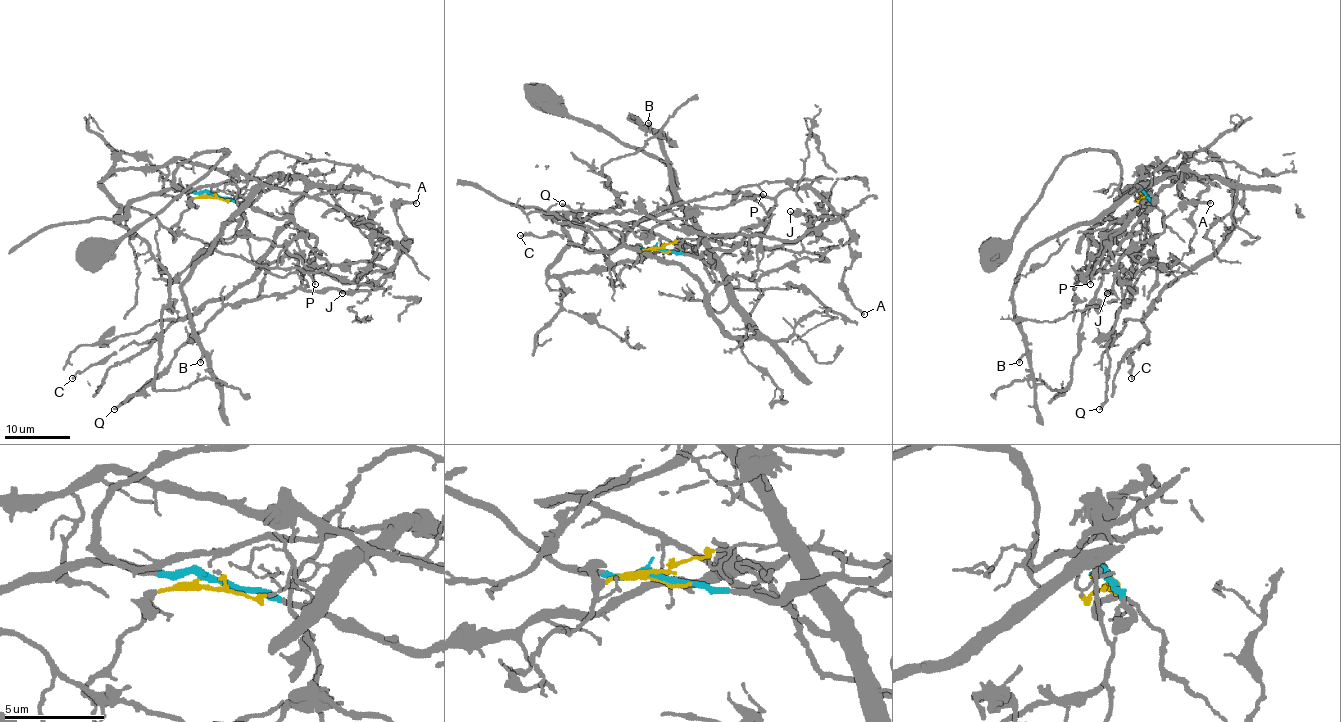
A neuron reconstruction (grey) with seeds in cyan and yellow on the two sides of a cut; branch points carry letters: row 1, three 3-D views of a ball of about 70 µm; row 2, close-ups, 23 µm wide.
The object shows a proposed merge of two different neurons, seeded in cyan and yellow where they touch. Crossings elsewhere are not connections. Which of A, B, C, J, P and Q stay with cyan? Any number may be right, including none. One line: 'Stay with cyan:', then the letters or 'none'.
Stay with cyan: A, J, P, Q

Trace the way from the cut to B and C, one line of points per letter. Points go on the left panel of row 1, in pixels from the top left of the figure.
B: (214, 195), (224, 200), (238, 197), (248, 189), (250, 194), (183, 286), (201, 363)
C: (214, 195), (238, 197), (268, 177), (299, 177), (306, 186), (260, 269), (150, 340), (129, 343), (71, 377)

